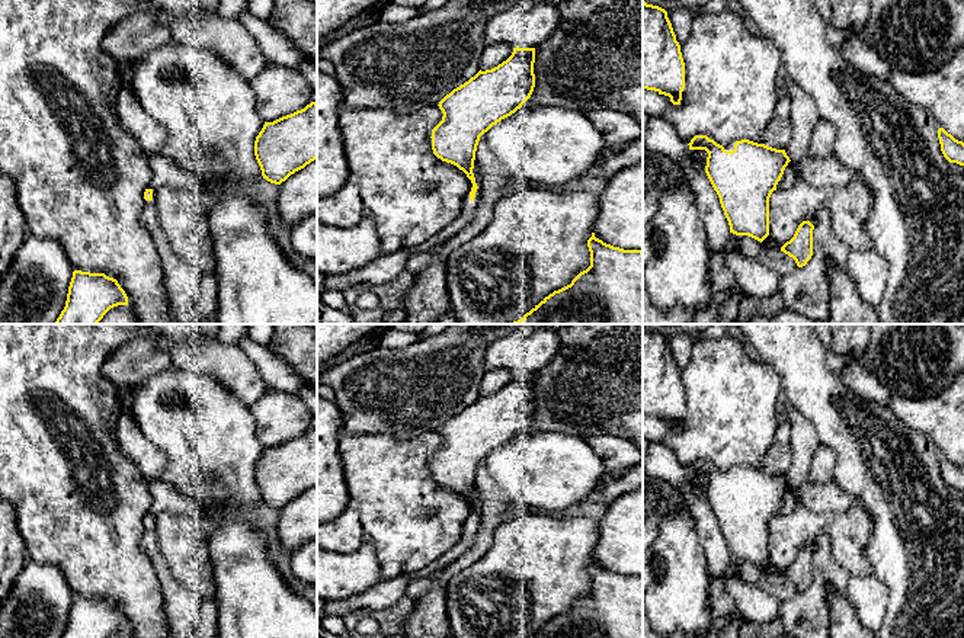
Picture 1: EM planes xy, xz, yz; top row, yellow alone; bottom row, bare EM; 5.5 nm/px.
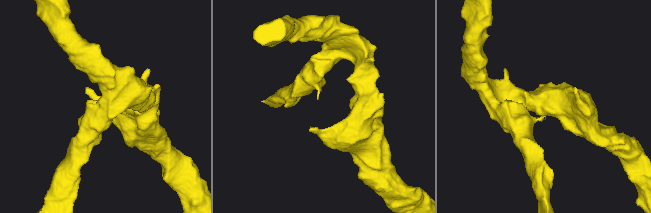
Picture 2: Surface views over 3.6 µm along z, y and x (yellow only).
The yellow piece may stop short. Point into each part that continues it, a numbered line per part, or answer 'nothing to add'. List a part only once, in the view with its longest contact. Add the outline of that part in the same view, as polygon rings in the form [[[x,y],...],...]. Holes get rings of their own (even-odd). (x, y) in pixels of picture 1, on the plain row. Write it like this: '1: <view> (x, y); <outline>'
1: xz (388, 592); [[[478,512],[473,528],[470,526],[470,517],[464,525],[462,538],[459,539],[459,542],[448,552],[445,552],[441,558],[438,558],[417,573],[406,573],[390,580],[382,580],[379,584],[371,587],[359,596],[352,596],[345,600],[324,602],[323,618],[332,615],[345,616],[353,609],[382,610],[397,603],[403,596],[406,596],[406,589],[411,578],[419,576],[427,577],[430,573],[446,567],[449,562],[455,561],[471,548],[480,529],[481,514]]]

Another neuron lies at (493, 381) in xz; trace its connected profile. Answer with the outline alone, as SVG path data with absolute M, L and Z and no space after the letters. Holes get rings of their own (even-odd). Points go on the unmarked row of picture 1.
M509 369L486 371L480 384L480 395L491 395L506 387L513 378L513 372Z

